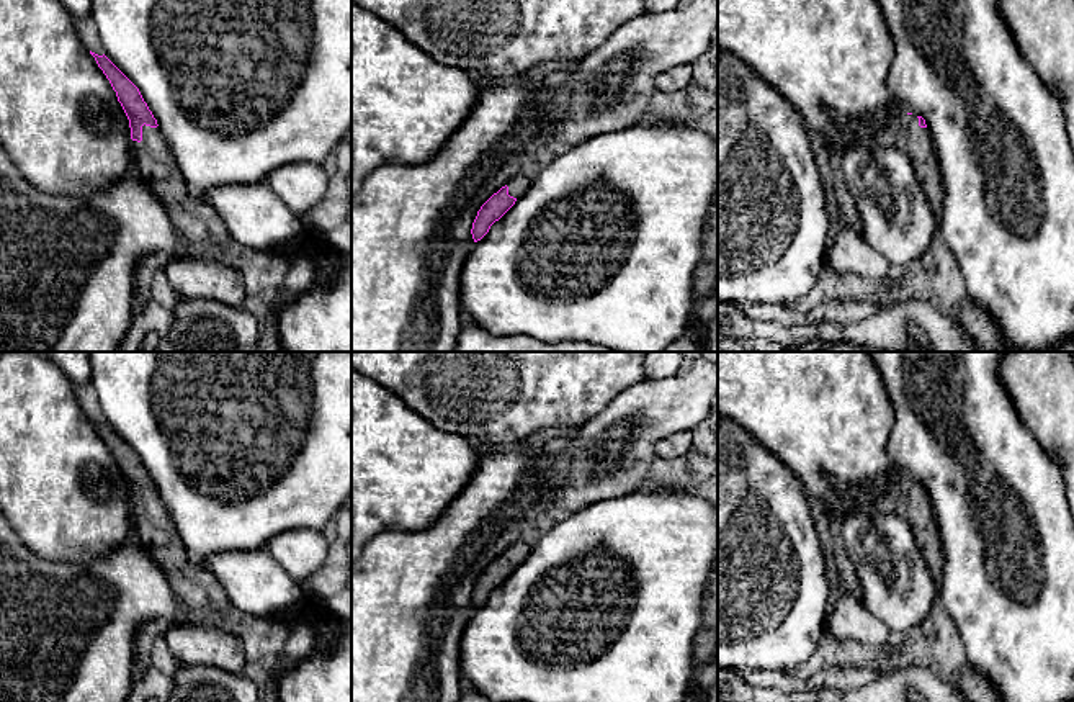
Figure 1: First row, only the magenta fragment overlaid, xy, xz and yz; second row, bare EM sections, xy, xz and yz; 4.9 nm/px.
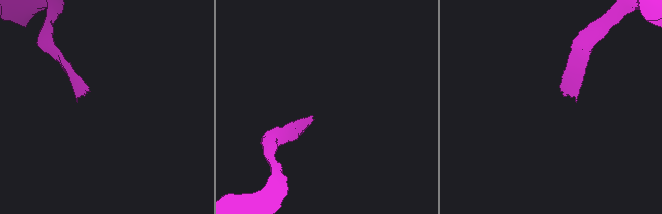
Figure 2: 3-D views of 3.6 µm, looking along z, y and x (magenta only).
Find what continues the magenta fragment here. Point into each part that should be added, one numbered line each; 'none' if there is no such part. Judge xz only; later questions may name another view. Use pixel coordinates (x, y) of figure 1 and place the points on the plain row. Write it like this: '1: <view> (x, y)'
1: xz (522, 548)

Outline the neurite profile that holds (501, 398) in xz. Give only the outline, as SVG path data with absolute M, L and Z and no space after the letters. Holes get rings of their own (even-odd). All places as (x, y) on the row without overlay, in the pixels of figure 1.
M351 352L351 371L368 376L389 389L409 409L441 432L464 439L476 437L492 447L508 447L521 443L544 429L562 429L571 434L603 412L620 393L646 378L646 352Z

